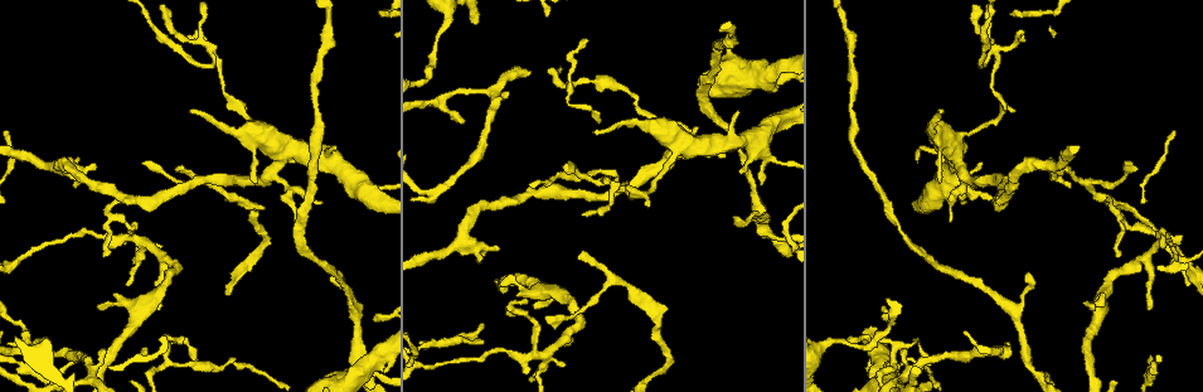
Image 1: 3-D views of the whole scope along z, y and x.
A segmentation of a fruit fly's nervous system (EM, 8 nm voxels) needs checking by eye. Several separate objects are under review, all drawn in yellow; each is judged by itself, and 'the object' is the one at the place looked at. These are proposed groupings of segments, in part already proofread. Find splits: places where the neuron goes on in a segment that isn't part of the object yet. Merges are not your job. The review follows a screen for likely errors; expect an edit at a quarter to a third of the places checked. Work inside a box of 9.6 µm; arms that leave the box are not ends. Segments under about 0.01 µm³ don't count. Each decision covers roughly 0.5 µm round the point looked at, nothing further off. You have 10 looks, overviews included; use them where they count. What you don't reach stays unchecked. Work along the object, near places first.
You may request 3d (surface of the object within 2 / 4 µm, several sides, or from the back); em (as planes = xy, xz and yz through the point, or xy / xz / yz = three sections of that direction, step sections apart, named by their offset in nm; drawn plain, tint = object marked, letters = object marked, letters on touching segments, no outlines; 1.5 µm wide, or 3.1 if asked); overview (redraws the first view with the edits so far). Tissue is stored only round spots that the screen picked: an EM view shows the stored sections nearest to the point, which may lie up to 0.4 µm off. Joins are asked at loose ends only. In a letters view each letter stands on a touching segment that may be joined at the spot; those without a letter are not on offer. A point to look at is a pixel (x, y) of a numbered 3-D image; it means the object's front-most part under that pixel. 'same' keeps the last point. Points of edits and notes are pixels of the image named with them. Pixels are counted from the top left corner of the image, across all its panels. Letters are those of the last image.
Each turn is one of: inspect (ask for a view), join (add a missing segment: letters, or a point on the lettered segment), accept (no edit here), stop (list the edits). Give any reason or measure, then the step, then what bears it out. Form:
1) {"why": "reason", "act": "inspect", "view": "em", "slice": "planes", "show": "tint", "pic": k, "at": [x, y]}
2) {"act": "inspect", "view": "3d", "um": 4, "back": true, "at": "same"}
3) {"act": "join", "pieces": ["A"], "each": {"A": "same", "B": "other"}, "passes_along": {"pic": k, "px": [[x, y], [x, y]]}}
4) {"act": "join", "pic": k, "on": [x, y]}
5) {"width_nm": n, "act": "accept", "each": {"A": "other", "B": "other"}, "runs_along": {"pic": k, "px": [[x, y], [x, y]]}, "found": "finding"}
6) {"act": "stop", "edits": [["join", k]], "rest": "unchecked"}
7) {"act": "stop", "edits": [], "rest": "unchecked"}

{"why": "free end", "act": "inspect", "view": "em", "slice": "xy", "step": 4, "show": "tint", "pic": 1, "at": [506, 92]}

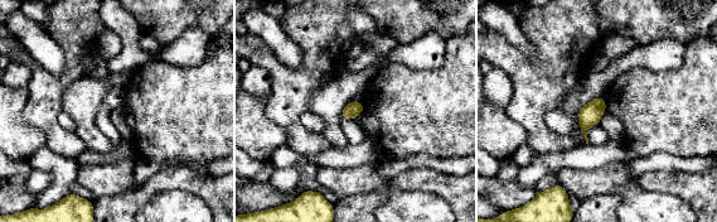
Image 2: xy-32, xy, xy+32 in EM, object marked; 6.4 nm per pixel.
{"act": "inspect", "view": "em", "slice": "planes", "show": "letters", "at": "same"}

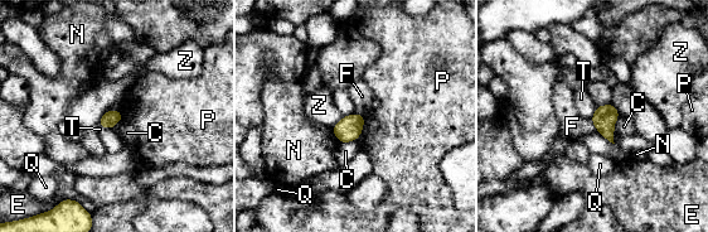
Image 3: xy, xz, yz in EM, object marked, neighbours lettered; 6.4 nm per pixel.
{"act": "accept", "each": {"C": "other", "E": "other", "F": "other", "N": "other", "P": "other", "Q": "other", "T": "other", "Z": "other"}, "found": "none of them fits"}

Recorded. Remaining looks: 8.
{"why": "tapers out", "act": "inspect", "view": "em", "slice": "xz", "step": 4, "show": "plain", "pic": 1, "at": [181, 337]}

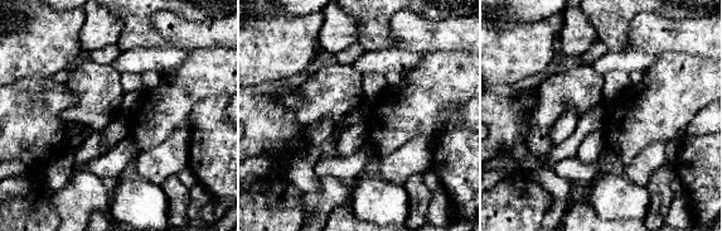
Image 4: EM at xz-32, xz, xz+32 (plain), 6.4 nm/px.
{"why": "where the object lies", "act": "inspect", "view": "em", "slice": "xz", "step": 4, "show": "tint", "at": "same"}

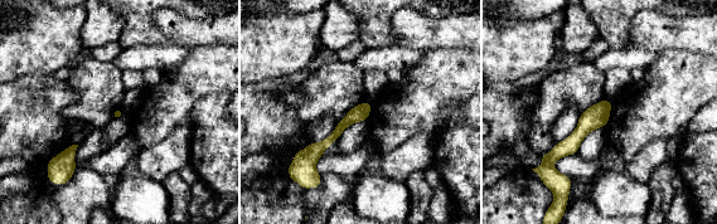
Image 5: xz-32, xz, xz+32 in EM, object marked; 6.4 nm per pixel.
{"act": "inspect", "view": "em", "slice": "xz", "step": 4, "show": "letters", "at": "same"}

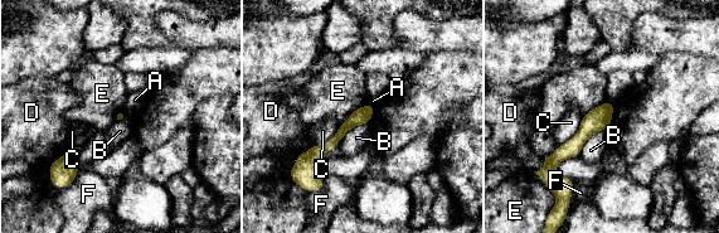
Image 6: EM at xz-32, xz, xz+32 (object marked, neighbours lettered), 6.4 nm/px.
{"act": "accept", "each": {"A": "other", "B": "other", "C": "other", "D": "other", "E": "other", "F": "other"}, "border": {"pic": 6, "px": [[122, 110], [126, 117]]}, "found": "none of them fits"}

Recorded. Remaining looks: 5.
{"why": "free end", "act": "inspect", "view": "3d", "um": 2, "pic": 1, "at": [100, 309]}

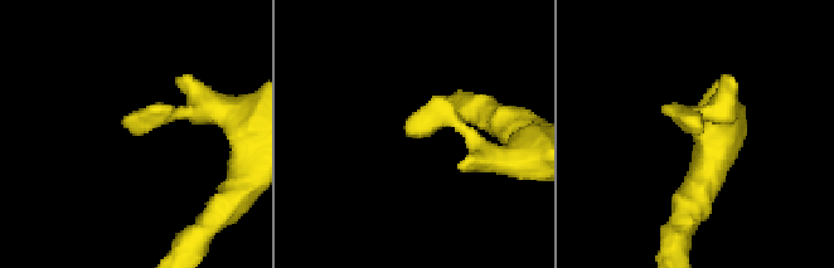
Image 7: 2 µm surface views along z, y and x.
{"why": "now the EM", "act": "inspect", "view": "em", "slice": "planes", "show": "letters", "pic": 7, "at": [408, 131]}

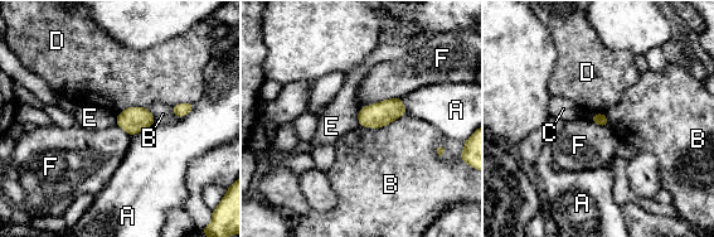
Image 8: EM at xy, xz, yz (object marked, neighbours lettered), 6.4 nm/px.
{"longest_contact_nm": ["B", 280], "act": "accept", "each": {"A": "other", "B": "other", "C": "other", "D": "other", "E": "other", "F": "other"}, "found": "no lettered segment goes on from it"}

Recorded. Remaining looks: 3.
{"why": "thin end", "act": "inspect", "view": "em", "slice": "planes", "show": "letters", "pic": 1, "at": [1126, 161]}

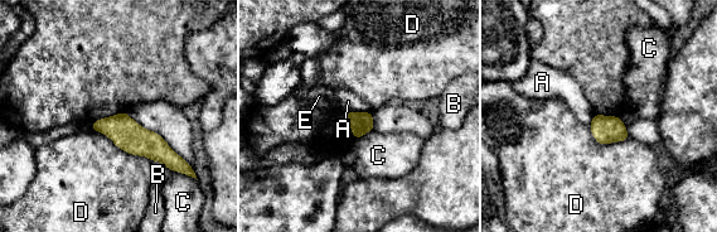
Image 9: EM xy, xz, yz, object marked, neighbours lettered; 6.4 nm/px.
{"act": "accept", "each": {"A": "other", "B": "other", "C": "other", "D": "other", "E": "other"}, "runs_along": {"pic": 9, "px": [[95, 125], [120, 127], [175, 168]]}, "found": "no lettered segment goes on from it"}

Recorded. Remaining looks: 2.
{"act": "stop", "edits": [], "rest": "unchecked"}

